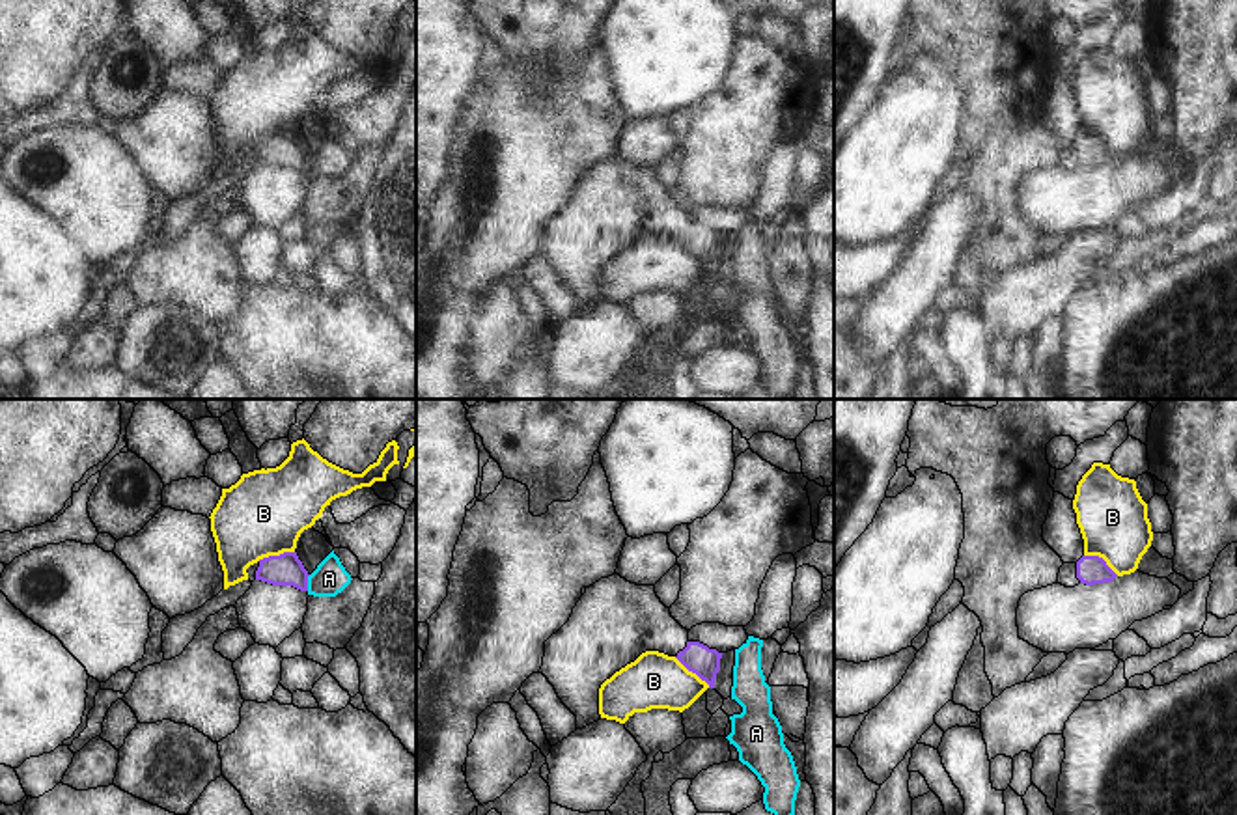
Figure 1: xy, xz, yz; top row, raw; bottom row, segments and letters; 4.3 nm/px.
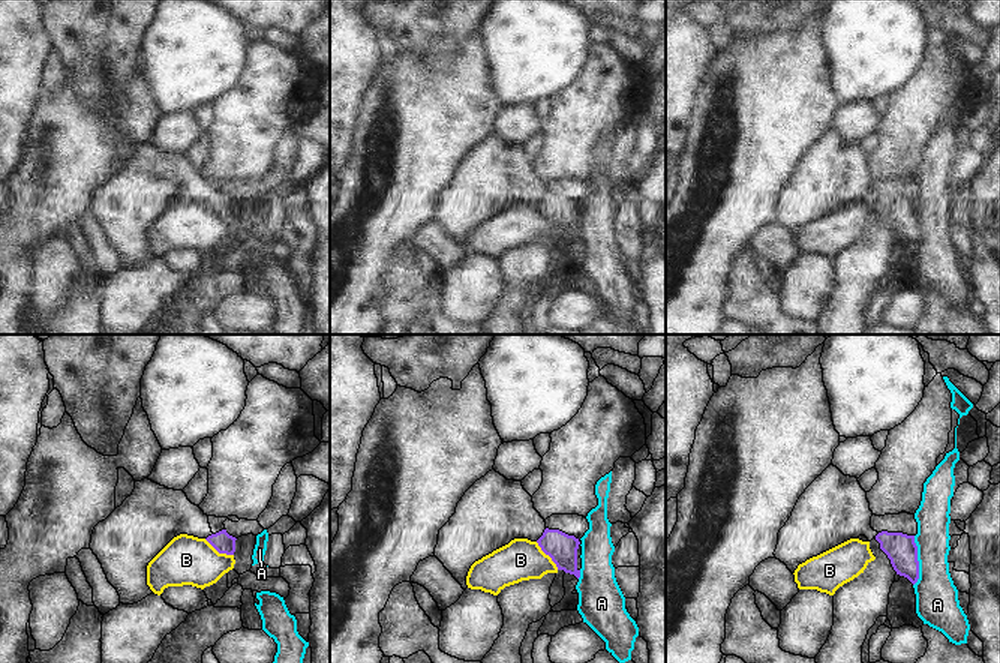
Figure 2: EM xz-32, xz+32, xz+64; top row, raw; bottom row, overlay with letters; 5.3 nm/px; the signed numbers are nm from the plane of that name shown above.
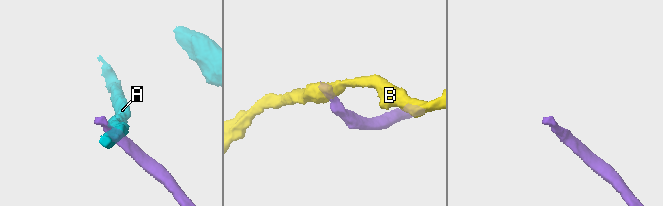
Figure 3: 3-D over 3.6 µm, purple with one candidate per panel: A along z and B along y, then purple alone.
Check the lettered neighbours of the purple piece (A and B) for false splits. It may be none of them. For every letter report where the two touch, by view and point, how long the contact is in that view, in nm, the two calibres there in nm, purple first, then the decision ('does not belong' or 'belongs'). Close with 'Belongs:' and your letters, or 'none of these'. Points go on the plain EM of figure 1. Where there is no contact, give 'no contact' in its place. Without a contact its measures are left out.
A: meets purple in xy at (306, 165); contact 70 nm long; 140 nm thick on the purple side, 150 nm on the other; does not belong
B: meets purple in xz at (693, 254); contact 200 nm long; 130 nm thick on the purple side, 240 nm on the other; does not belong
Belongs: none of these

